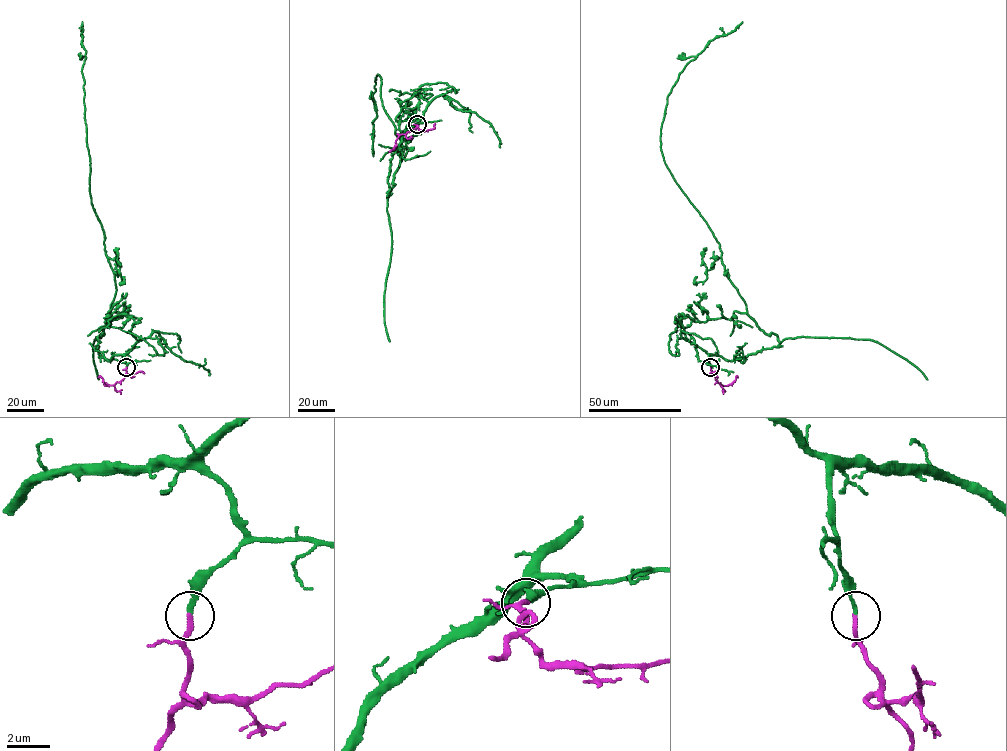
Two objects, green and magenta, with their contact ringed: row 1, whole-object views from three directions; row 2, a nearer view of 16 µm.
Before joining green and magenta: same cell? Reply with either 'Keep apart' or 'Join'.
Join

